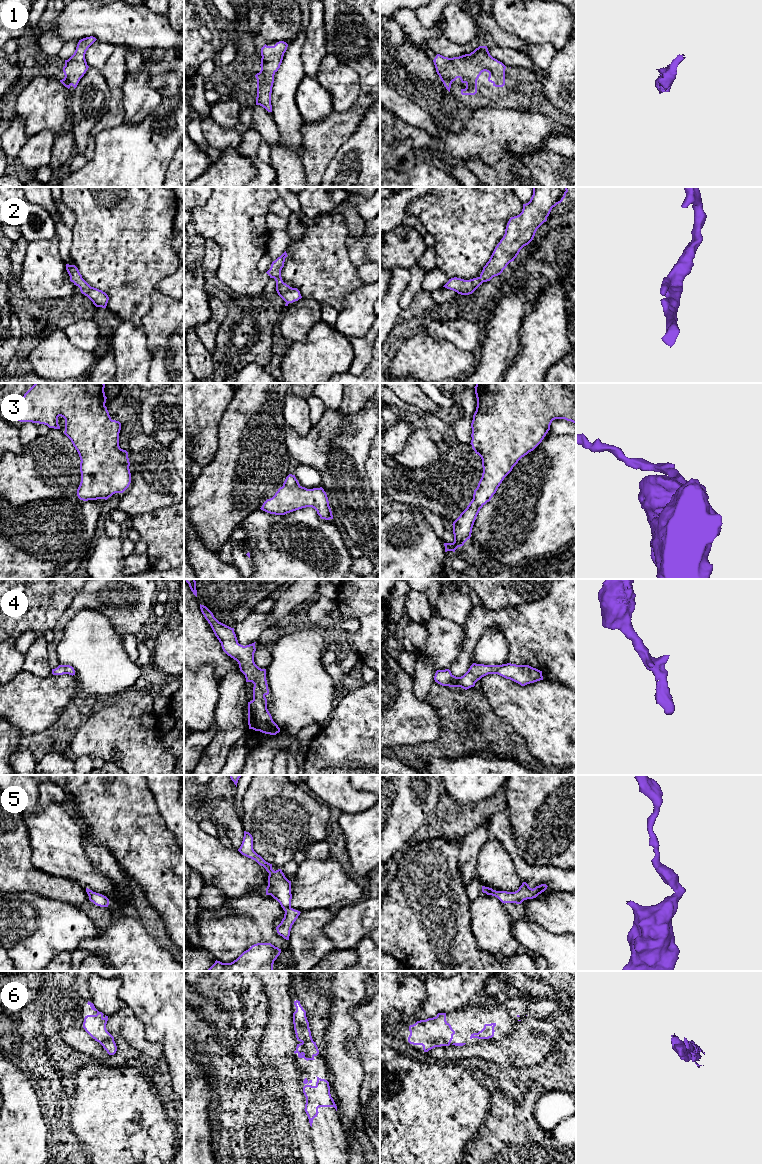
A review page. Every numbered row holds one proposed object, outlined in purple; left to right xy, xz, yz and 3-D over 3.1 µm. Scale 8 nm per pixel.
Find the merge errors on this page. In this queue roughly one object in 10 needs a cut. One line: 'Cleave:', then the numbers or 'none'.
Cleave: none

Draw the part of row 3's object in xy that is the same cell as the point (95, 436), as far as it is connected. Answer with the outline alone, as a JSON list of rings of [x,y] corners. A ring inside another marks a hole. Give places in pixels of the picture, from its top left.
[[[35,383],[23,396],[16,410],[16,418],[20,422],[32,422],[60,429],[58,417],[65,419],[64,434],[71,440],[80,457],[81,482],[77,489],[80,500],[107,500],[115,493],[123,493],[131,483],[130,462],[128,452],[119,446],[121,423],[112,420],[107,407],[104,383]]]

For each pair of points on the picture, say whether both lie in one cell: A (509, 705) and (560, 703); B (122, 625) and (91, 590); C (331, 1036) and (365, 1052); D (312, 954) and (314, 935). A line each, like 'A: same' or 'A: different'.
A: same
B: same
C: different
D: same

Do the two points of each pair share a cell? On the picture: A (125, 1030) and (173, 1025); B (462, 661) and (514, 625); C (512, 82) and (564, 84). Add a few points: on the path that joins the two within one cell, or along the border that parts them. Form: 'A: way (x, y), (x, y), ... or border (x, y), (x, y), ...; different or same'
A: border (130, 1009), (143, 1024), (144, 1036), (160, 1045); different
B: way (469, 644), (471, 636), (487, 620), (497, 620); same
C: border (530, 70), (552, 104); different

